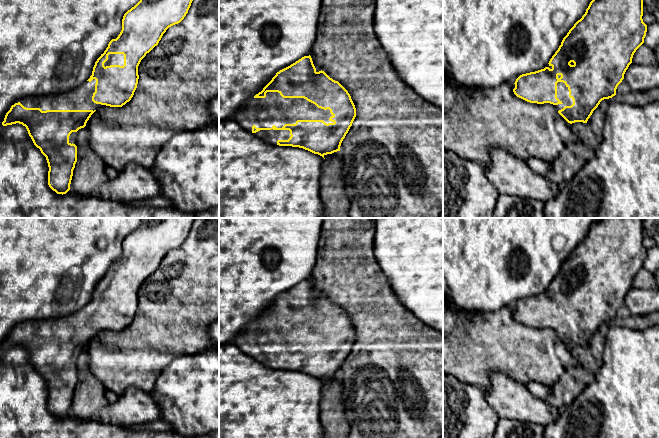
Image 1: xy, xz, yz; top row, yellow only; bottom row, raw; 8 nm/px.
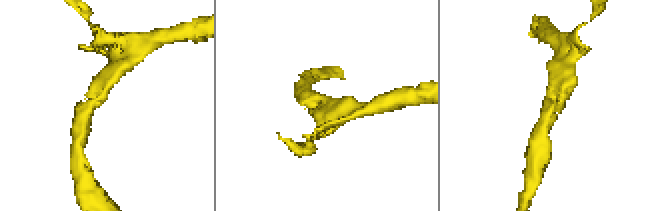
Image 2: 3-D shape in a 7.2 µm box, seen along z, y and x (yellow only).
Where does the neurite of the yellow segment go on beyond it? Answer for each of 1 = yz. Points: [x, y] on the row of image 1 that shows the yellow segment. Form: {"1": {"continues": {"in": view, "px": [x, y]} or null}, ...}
{"1": {"continues": {"in": "yz", "px": [562, 91]}}}

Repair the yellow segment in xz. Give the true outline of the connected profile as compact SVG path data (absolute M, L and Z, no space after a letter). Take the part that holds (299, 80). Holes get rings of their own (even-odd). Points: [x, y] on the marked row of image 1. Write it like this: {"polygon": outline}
{"polygon": "M311 56L280 70L261 92L248 100L236 115L237 122L264 142L308 150L324 158L340 146L356 117L348 91L324 71L316 71Z"}

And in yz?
{"polygon": "M592 0L548 65L516 79L514 94L530 103L553 104L570 124L587 123L602 100L616 95L634 53L644 43L647 25L642 16L643 0Z"}

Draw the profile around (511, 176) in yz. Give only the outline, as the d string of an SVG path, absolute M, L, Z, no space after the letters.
M500 149L491 150L489 163L484 166L486 177L500 195L533 198L545 203L560 191L559 186L532 171L524 160Z

